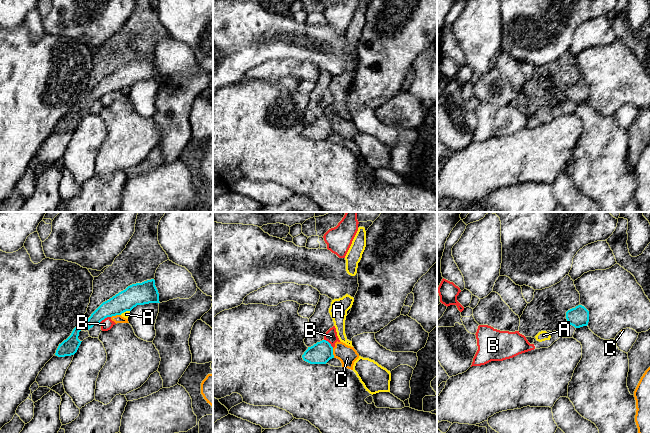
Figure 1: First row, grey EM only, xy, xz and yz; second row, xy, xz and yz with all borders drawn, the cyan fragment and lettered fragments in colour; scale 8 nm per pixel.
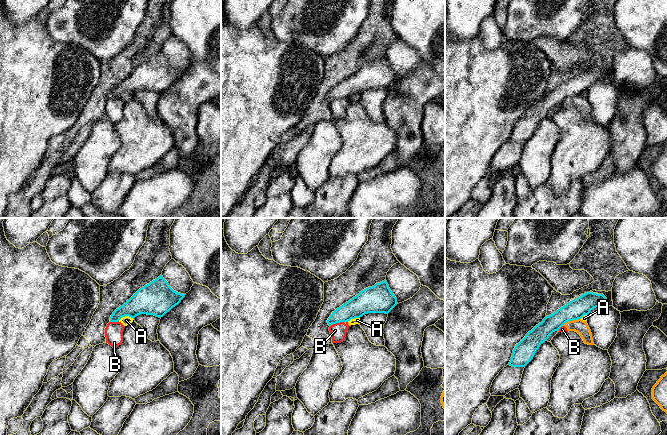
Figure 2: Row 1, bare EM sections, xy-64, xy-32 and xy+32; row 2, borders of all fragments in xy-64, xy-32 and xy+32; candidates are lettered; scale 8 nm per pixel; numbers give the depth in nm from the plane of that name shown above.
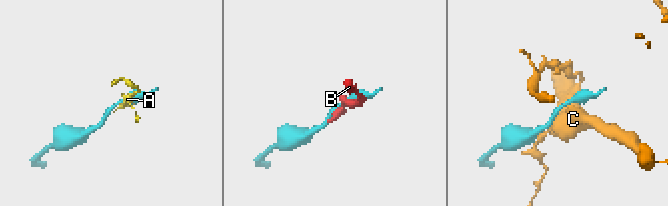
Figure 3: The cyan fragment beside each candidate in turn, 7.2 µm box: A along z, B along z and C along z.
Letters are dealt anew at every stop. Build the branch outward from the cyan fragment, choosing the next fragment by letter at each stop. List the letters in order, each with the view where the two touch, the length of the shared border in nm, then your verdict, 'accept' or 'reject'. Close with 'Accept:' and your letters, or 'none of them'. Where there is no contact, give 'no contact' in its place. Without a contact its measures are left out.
A: xy | 90 nm | reject
B: xy | 110 nm | reject
C: xy | 80 nm | reject
Accept: none of them

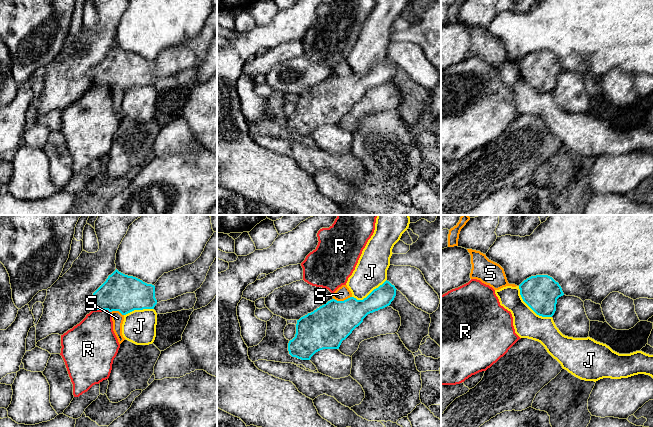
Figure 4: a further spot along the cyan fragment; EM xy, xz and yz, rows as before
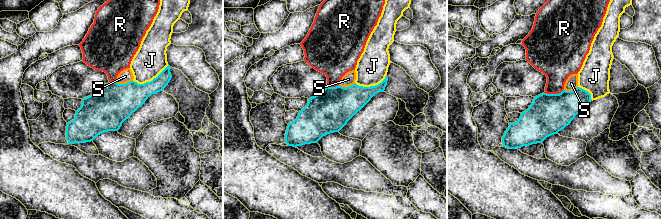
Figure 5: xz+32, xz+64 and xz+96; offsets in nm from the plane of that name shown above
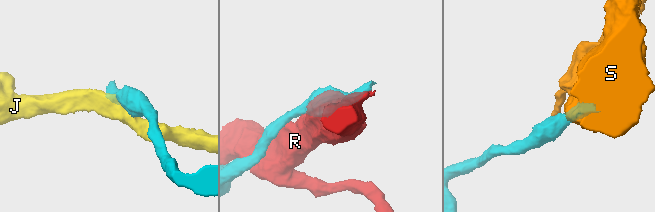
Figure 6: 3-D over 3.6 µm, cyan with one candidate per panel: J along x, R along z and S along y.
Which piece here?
J: yz | 380 nm | reject
R: xy | 150 nm | reject
S: xz | 150 nm | accept
Accept: S

